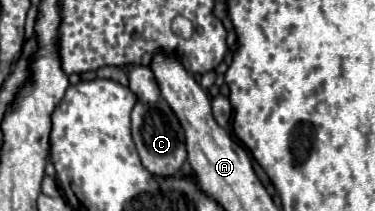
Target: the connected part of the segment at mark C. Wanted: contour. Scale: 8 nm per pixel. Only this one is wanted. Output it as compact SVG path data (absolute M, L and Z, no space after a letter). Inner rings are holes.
M159 99L157 103L137 103L133 107L131 135L133 135L133 143L137 147L141 163L147 171L151 171L151 175L171 177L181 169L181 165L187 159L185 135L179 125L179 119L175 117L173 109L163 99Z

